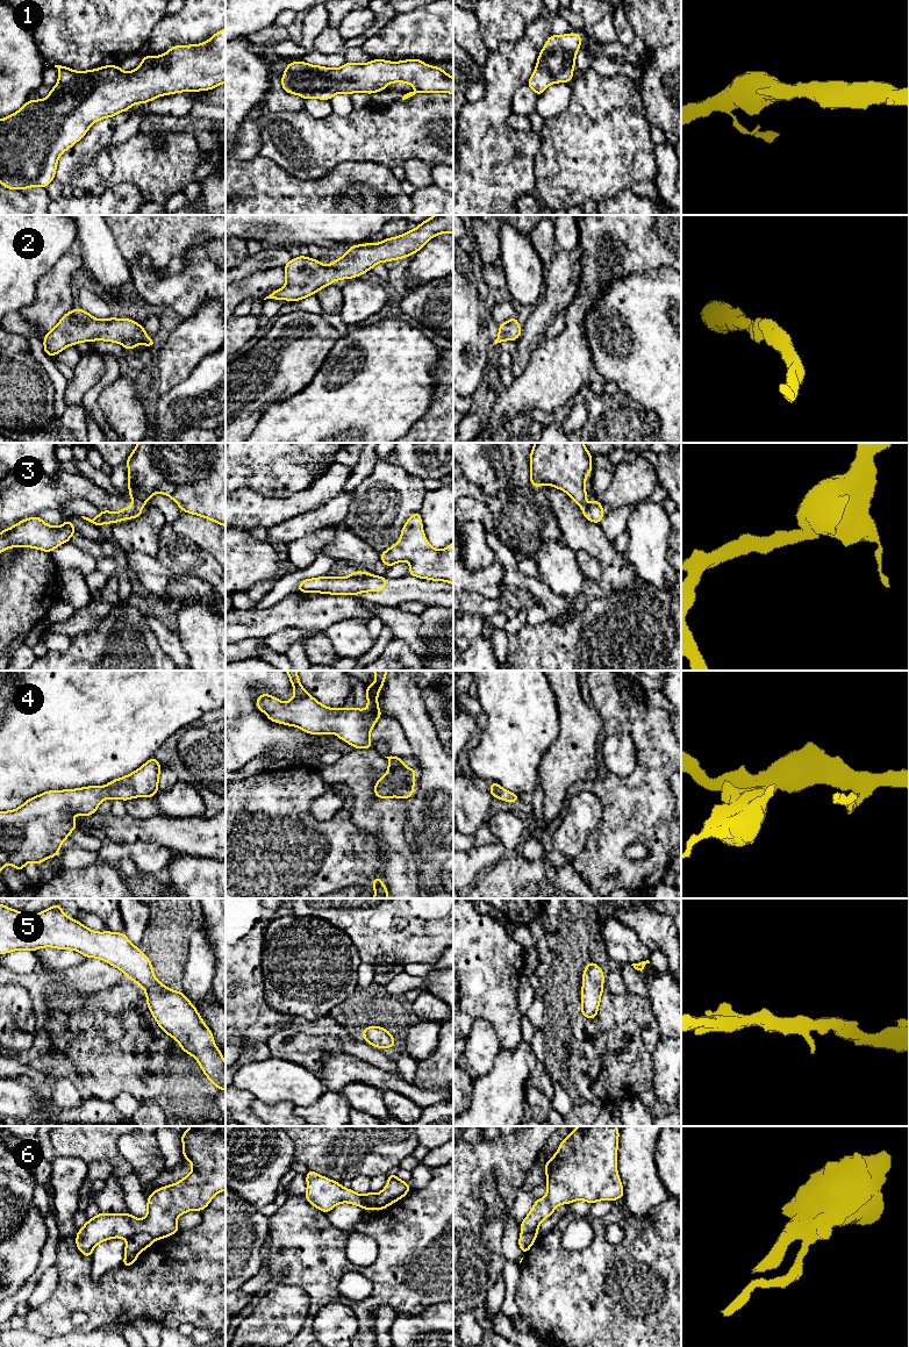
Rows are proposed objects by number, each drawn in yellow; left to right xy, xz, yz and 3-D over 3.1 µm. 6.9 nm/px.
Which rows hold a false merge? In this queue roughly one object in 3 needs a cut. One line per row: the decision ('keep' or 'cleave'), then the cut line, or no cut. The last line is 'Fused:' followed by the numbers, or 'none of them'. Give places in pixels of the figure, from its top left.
1: keep; cut none
2: keep; cut none
3: cleave; cut xy (134, 506), (141, 507)
4: keep; cut none
5: keep; cut none
6: cleave; cut xy (127, 1238), (140, 1232), (147, 1232), (155, 1239)
Fused: 3, 6

